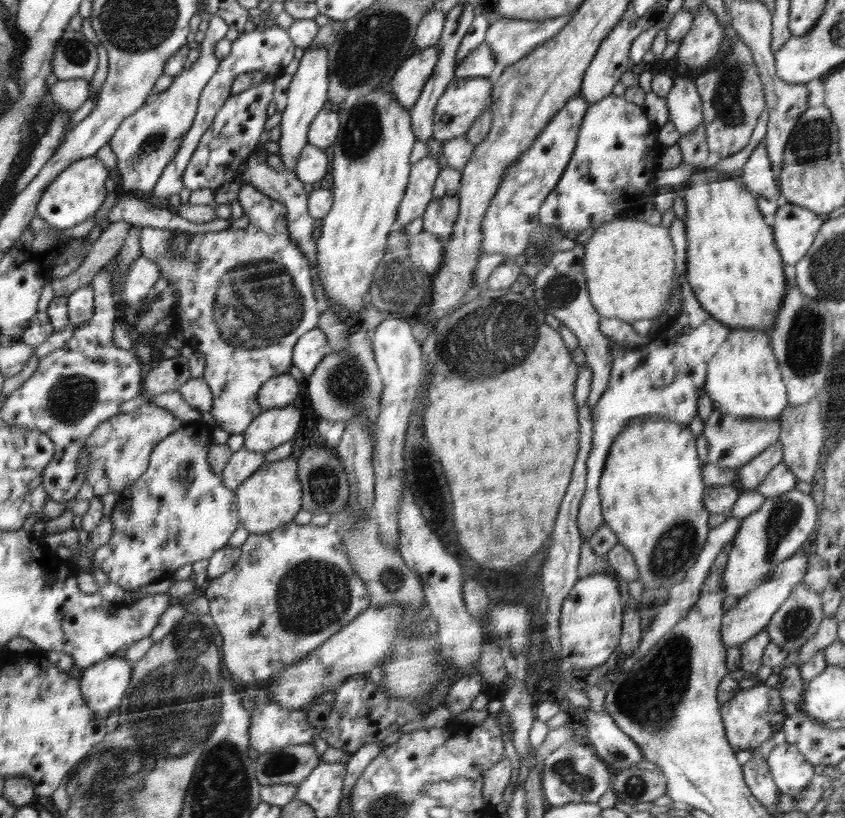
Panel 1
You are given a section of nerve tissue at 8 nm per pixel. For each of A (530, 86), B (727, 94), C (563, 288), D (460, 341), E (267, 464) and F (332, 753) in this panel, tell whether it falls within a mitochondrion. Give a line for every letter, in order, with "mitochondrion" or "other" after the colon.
A: mitochondrion
B: mitochondrion
C: mitochondrion
D: mitochondrion
E: other
F: other

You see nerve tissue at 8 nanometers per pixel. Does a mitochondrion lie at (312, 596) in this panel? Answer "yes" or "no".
yes

